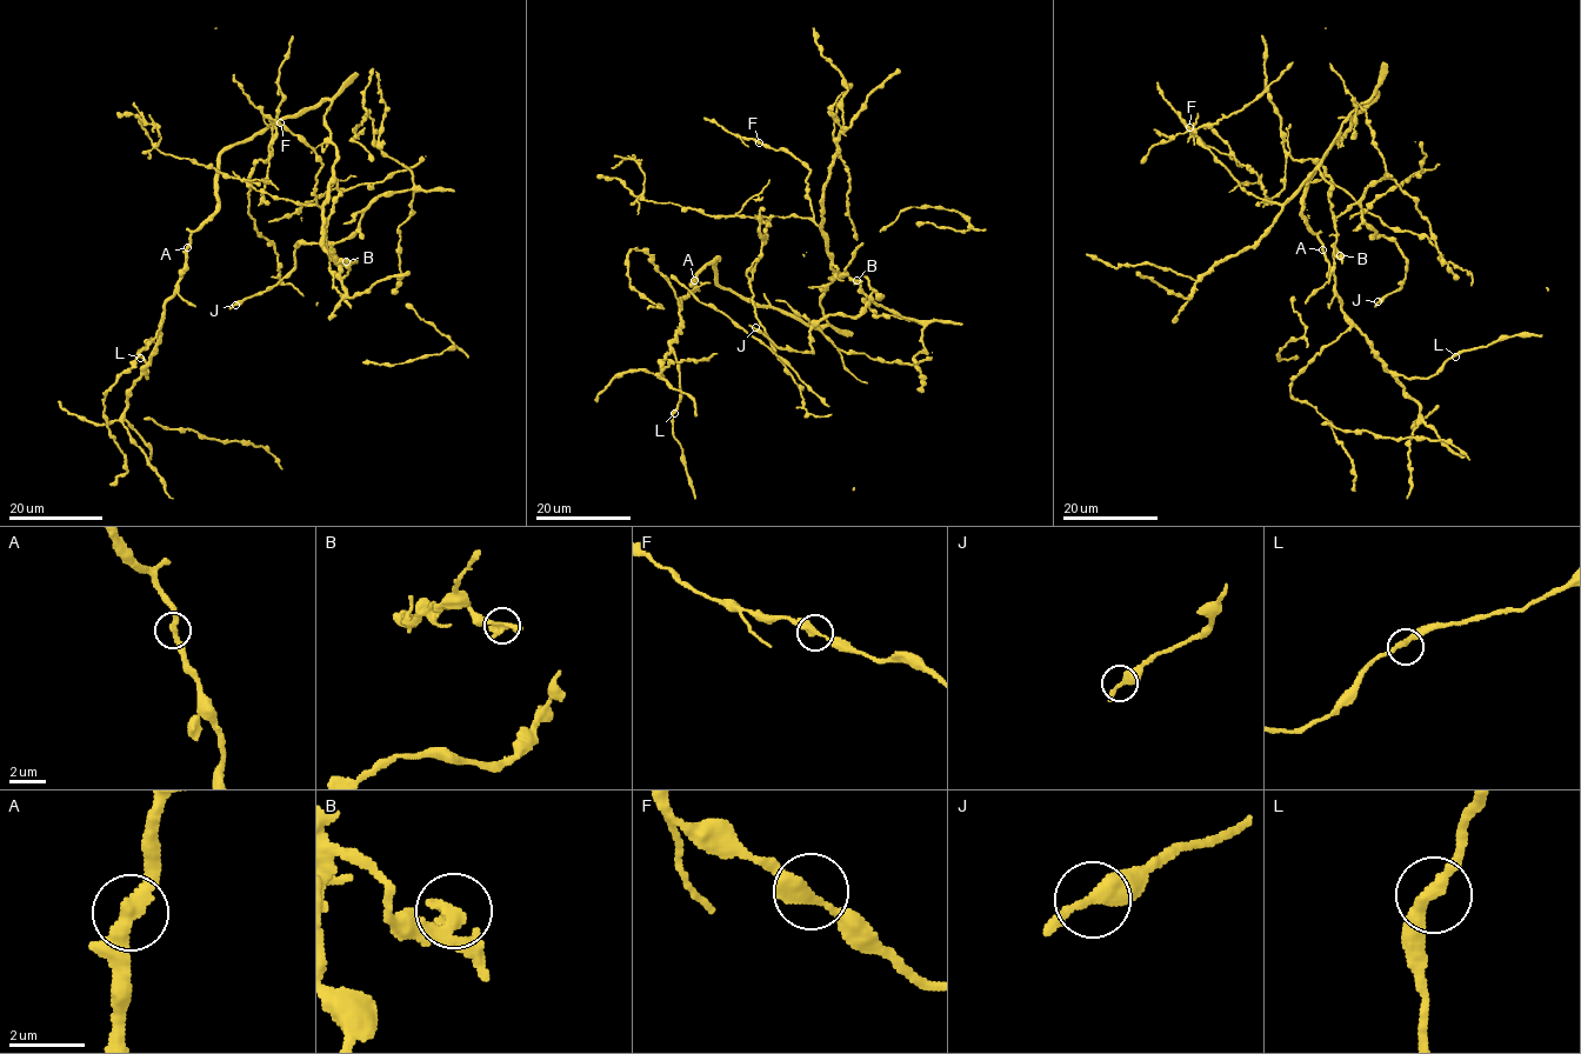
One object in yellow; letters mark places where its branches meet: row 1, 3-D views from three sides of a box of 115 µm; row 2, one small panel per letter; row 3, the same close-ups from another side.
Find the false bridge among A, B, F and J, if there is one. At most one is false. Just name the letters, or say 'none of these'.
none of these

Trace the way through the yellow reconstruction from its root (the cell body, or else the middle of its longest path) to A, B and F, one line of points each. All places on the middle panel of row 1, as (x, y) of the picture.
A: (778, 309), (756, 307), (720, 286), (715, 274), (718, 258), (709, 261), (694, 280)
B: (778, 309), (820, 327), (832, 266), (841, 275), (833, 280), (856, 280)
F: (778, 309), (815, 327), (827, 322), (820, 304), (832, 281), (832, 257), (811, 207), (809, 169), (759, 142)

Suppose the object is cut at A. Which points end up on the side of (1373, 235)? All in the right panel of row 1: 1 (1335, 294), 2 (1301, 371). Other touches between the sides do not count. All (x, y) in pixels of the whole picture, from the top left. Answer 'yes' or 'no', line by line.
1: no
2: no

